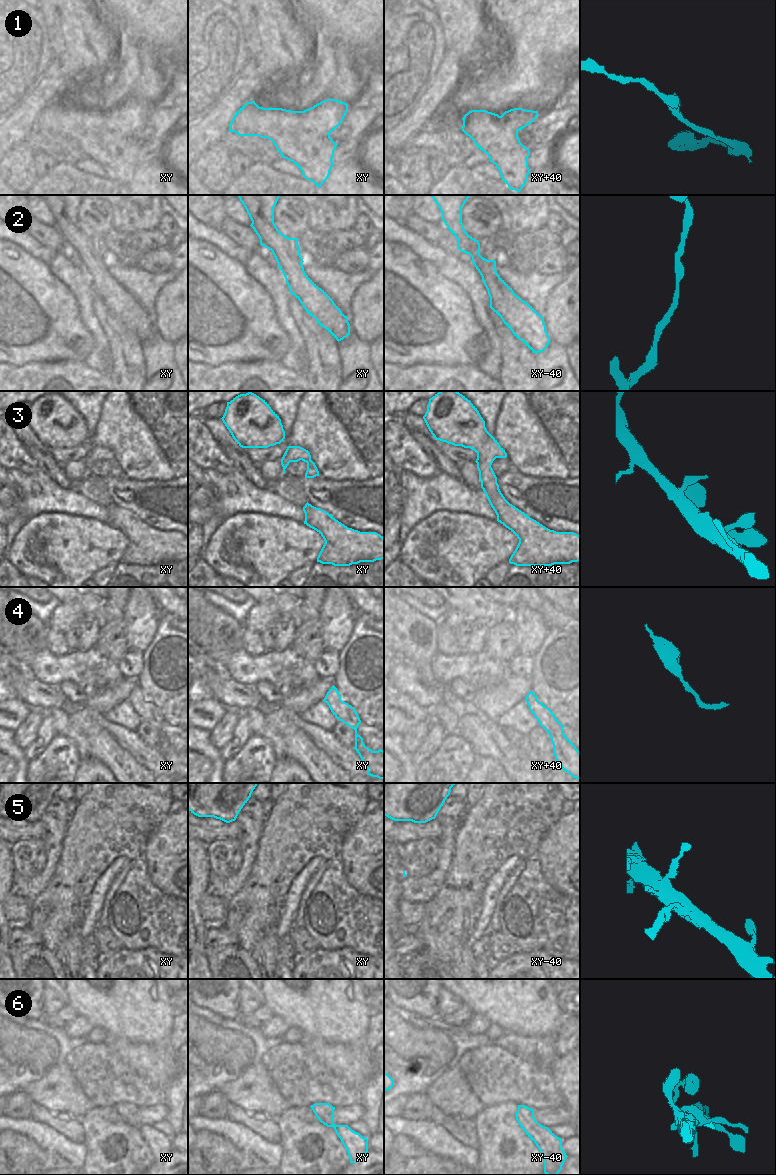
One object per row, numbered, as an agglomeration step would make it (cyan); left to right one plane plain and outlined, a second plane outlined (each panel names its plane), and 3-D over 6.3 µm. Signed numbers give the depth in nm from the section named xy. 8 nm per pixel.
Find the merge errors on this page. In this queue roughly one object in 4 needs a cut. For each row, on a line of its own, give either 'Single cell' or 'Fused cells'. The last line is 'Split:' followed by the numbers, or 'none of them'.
1: Fused cells
2: Single cell
3: Single cell
4: Single cell
5: Single cell
6: Single cell
Split: 1

